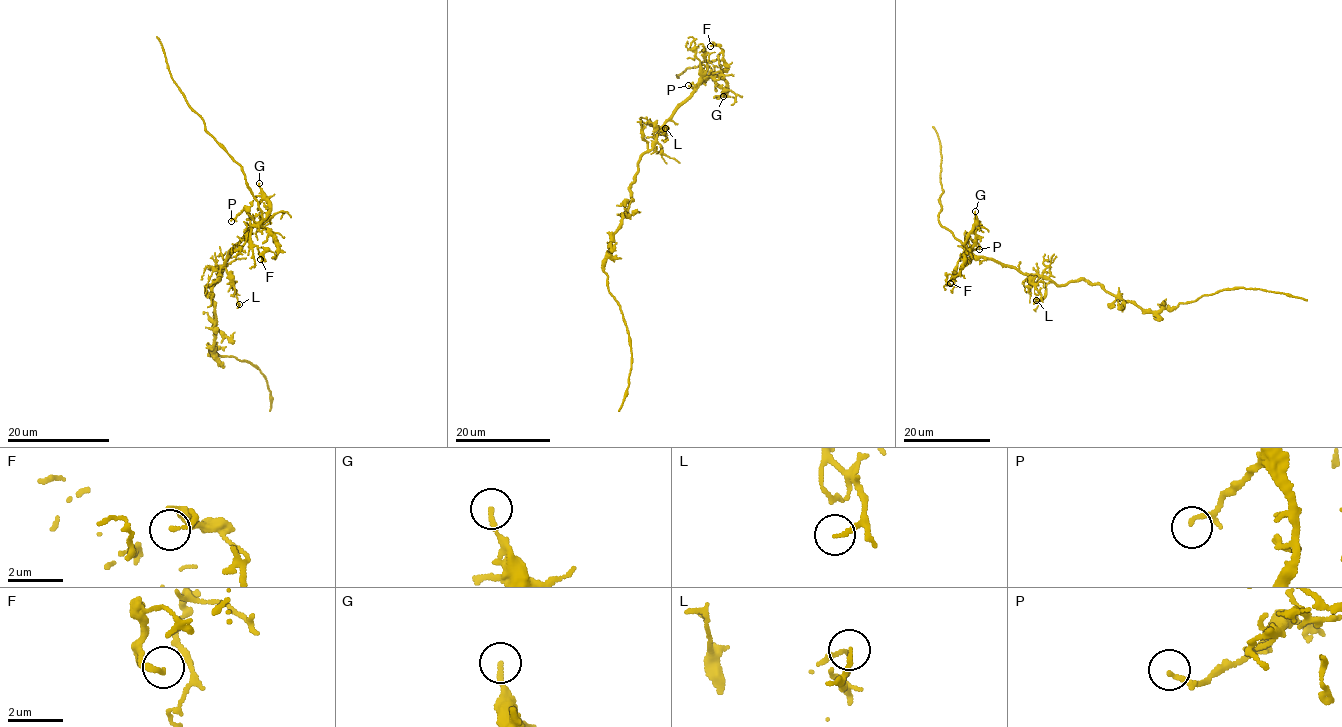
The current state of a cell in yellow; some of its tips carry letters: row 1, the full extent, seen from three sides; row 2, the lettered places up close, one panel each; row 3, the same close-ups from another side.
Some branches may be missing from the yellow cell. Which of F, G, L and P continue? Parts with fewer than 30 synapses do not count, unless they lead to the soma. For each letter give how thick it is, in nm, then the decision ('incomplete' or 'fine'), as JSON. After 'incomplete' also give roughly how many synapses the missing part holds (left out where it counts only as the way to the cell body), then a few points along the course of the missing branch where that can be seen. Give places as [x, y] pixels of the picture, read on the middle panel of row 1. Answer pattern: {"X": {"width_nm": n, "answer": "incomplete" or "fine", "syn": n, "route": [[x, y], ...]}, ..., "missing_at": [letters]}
{"F": {"width_nm": 100, "answer": "fine"}, "G": {"width_nm": 150, "answer": "fine"}, "L": {"width_nm": 160, "answer": "fine"}, "P": {"width_nm": 110, "answer": "fine"}, "missing_at": []}

